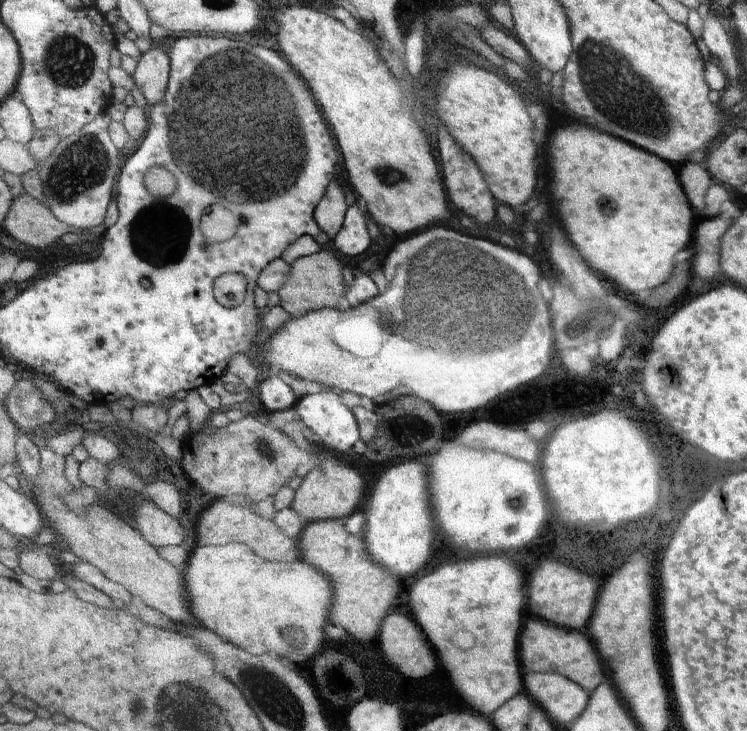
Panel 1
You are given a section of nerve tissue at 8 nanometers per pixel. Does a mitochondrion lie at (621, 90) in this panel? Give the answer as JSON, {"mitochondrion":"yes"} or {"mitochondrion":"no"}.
{"mitochondrion":"yes"}

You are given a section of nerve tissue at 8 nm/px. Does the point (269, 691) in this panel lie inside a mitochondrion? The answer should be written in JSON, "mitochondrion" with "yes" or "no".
{"mitochondrion":"yes"}

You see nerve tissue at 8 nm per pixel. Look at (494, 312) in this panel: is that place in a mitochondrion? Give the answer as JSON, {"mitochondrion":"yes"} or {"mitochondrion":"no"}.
{"mitochondrion":"yes"}

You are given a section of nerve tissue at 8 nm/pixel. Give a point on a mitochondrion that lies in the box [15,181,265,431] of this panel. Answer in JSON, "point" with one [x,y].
{"point":[159,233]}

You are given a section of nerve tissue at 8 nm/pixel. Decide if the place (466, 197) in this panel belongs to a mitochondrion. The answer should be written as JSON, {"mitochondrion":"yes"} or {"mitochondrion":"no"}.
{"mitochondrion":"no"}

